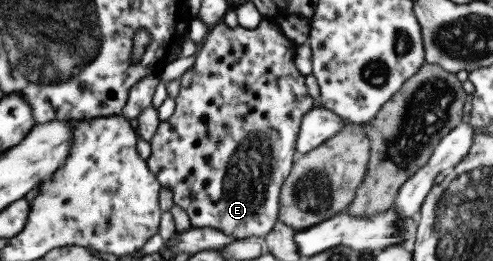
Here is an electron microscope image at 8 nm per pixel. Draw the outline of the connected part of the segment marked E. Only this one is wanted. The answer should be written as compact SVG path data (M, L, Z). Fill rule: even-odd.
M266 17L258 28L247 29L239 24L230 28L225 23L220 22L214 27L210 27L204 40L199 45L196 54L197 61L194 66L186 71L180 78L180 90L175 100L174 113L165 121L160 123L154 138L151 140L152 154L148 158L149 168L156 175L163 187L170 187L174 191L175 204L181 207L189 216L192 227L214 228L225 232L228 236L233 236L237 240L244 240L250 236L258 236L265 239L271 234L278 223L281 209L281 190L291 174L295 160L299 157L297 143L303 118L307 112L314 108L314 103L318 103L308 94L306 88L306 75L298 70L295 63L296 55L299 51L298 44L290 40L283 28L279 25L279 19Z

